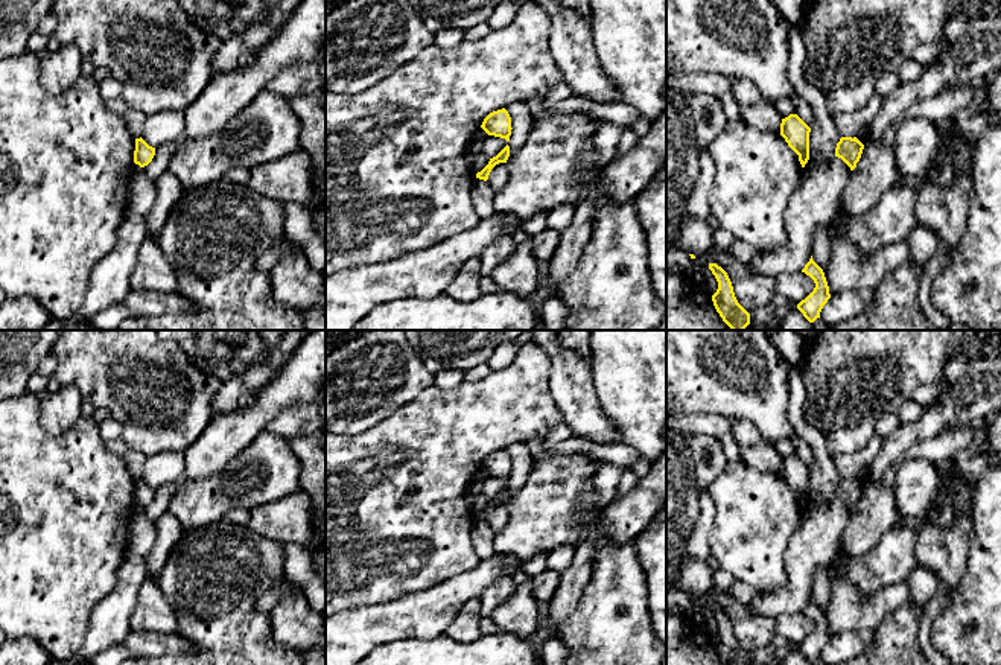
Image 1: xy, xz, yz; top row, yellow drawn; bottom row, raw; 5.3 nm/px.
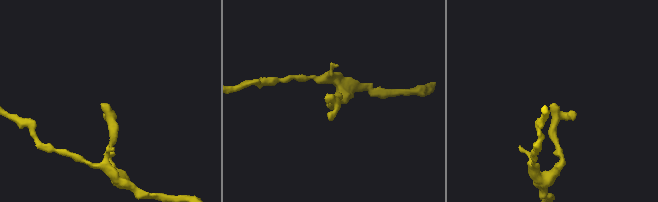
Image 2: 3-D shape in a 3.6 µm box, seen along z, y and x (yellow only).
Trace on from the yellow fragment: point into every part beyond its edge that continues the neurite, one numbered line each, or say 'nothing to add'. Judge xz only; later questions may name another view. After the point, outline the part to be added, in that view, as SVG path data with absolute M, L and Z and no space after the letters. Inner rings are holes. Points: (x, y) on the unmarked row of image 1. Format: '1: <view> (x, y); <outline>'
nothing to add

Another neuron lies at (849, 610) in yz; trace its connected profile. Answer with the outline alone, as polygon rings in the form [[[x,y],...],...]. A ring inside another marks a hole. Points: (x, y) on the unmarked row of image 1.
[[[831,574],[831,603],[825,612],[834,635],[876,630],[911,598],[907,583],[895,583],[863,597],[847,580]]]

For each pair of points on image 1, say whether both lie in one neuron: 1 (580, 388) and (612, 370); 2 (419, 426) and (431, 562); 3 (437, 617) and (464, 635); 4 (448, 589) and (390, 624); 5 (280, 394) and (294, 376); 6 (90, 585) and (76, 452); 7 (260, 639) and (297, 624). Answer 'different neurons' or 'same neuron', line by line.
1: different neurons
2: same neuron
3: different neurons
4: same neuron
5: same neuron
6: same neuron
7: different neurons

